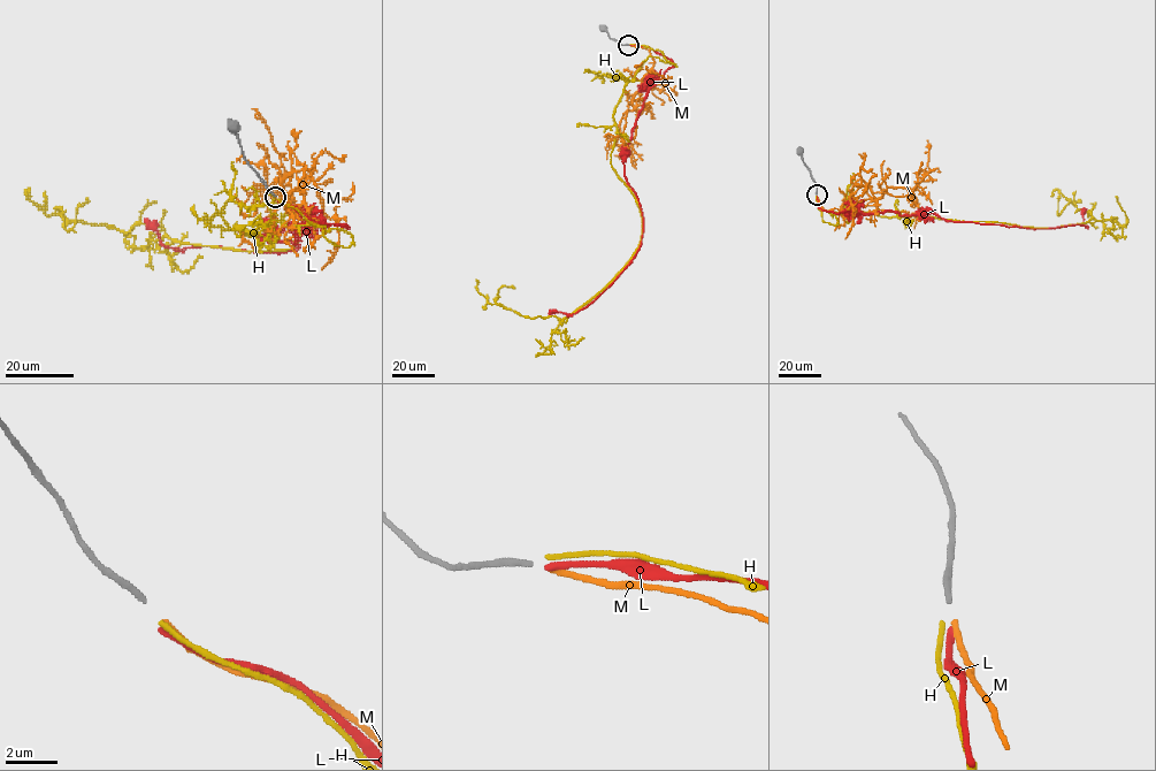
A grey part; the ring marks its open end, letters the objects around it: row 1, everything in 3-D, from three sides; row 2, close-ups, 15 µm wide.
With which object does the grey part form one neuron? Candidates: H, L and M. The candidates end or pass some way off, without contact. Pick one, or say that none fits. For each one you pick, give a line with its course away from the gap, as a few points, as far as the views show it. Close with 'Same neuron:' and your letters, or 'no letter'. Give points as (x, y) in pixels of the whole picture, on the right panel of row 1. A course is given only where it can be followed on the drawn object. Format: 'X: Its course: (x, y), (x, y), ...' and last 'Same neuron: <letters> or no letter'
Same neuron: no letter

